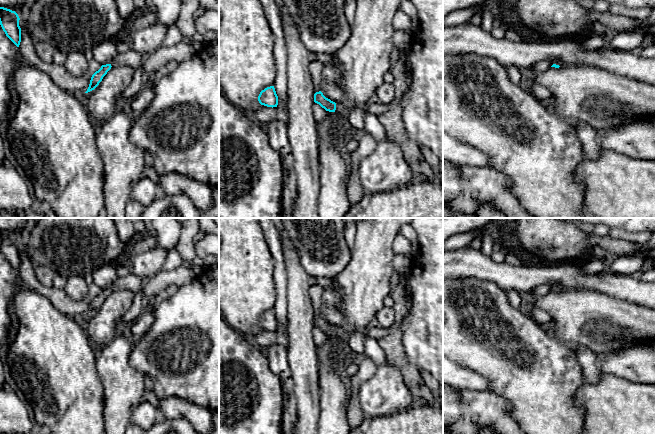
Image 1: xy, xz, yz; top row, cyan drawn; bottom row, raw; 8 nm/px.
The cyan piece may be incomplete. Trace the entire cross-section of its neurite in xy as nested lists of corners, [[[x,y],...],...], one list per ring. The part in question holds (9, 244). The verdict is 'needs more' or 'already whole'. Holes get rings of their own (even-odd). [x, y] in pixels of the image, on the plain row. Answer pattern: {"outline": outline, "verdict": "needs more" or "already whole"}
{"outline": [[[0,231],[0,249],[6,260],[19,271],[21,266],[21,252],[19,240],[15,235]]], "verdict": "already whole"}

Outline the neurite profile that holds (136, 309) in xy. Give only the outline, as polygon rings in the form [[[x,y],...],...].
[[[144,289],[138,291],[135,294],[134,301],[132,303],[131,308],[123,316],[122,320],[129,324],[132,323],[134,320],[136,320],[139,317],[139,315],[144,311],[143,301],[146,298],[147,298],[147,295]]]

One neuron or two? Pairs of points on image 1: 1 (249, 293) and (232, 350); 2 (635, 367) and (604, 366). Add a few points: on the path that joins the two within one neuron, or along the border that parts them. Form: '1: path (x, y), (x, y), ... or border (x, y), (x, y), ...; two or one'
1: border (229, 325), (250, 340); two
2: path (627, 366), (612, 366); one

